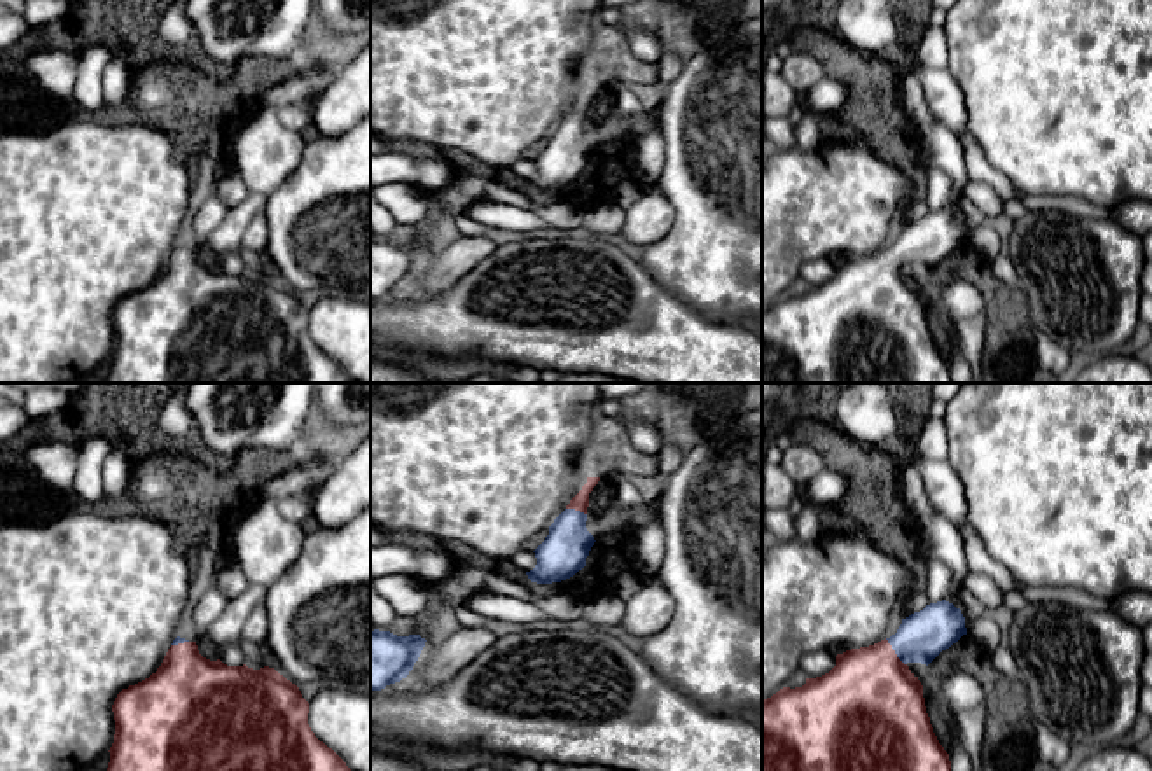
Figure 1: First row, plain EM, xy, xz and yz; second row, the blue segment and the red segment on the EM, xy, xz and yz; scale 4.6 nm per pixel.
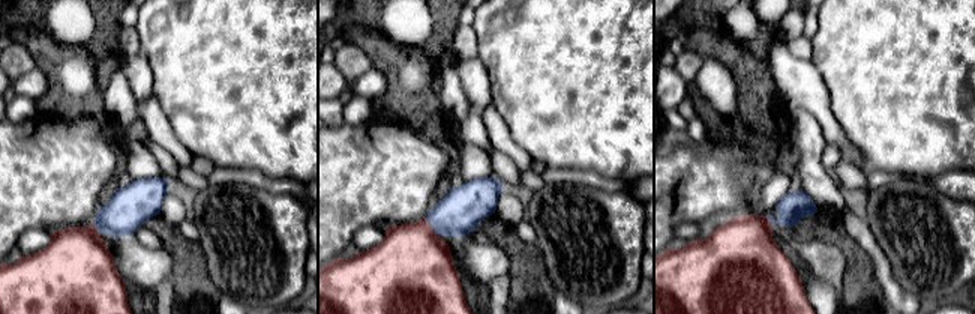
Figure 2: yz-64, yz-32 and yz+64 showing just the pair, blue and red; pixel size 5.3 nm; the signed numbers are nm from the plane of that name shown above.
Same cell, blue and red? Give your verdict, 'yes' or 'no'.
yes

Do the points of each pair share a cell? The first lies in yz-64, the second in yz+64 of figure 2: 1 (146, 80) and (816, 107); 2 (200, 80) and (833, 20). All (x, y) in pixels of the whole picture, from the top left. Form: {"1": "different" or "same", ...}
{"1": "same", "2": "same"}

